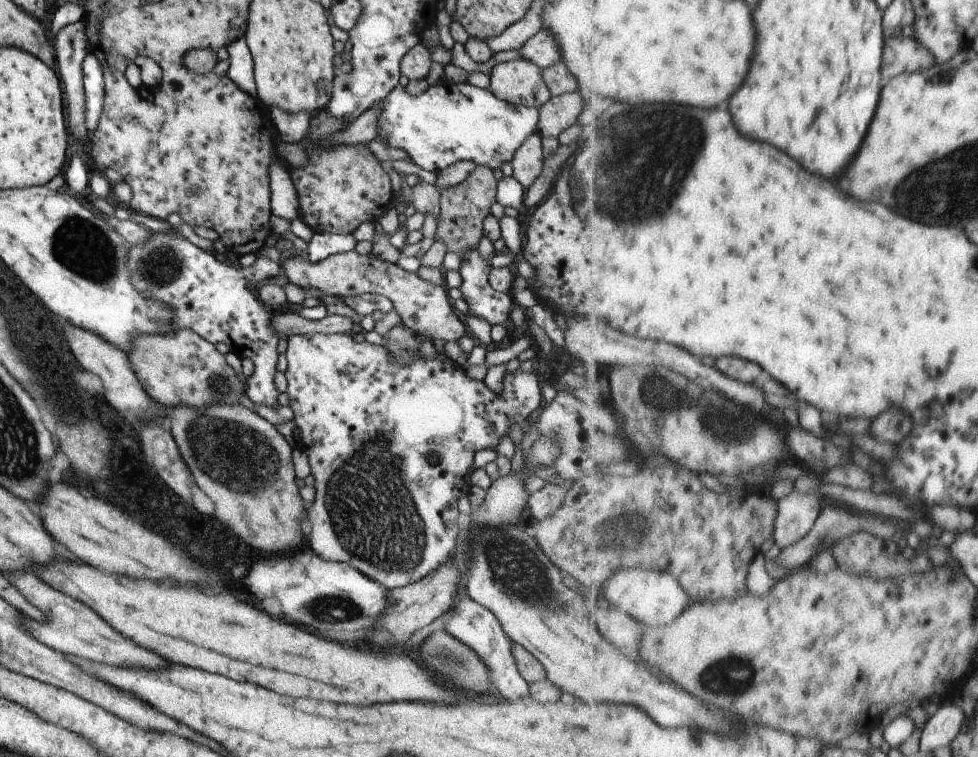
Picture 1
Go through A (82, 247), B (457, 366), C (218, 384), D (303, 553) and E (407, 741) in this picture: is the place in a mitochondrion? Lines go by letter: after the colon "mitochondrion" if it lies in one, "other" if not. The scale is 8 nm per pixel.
A: mitochondrion
B: other
C: mitochondrion
D: other
E: other

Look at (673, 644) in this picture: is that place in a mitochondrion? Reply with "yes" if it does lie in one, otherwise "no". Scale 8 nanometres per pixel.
no

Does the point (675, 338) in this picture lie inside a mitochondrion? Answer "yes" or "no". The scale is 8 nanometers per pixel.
no

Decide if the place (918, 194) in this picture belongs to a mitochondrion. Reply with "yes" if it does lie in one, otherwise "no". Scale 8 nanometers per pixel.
yes

